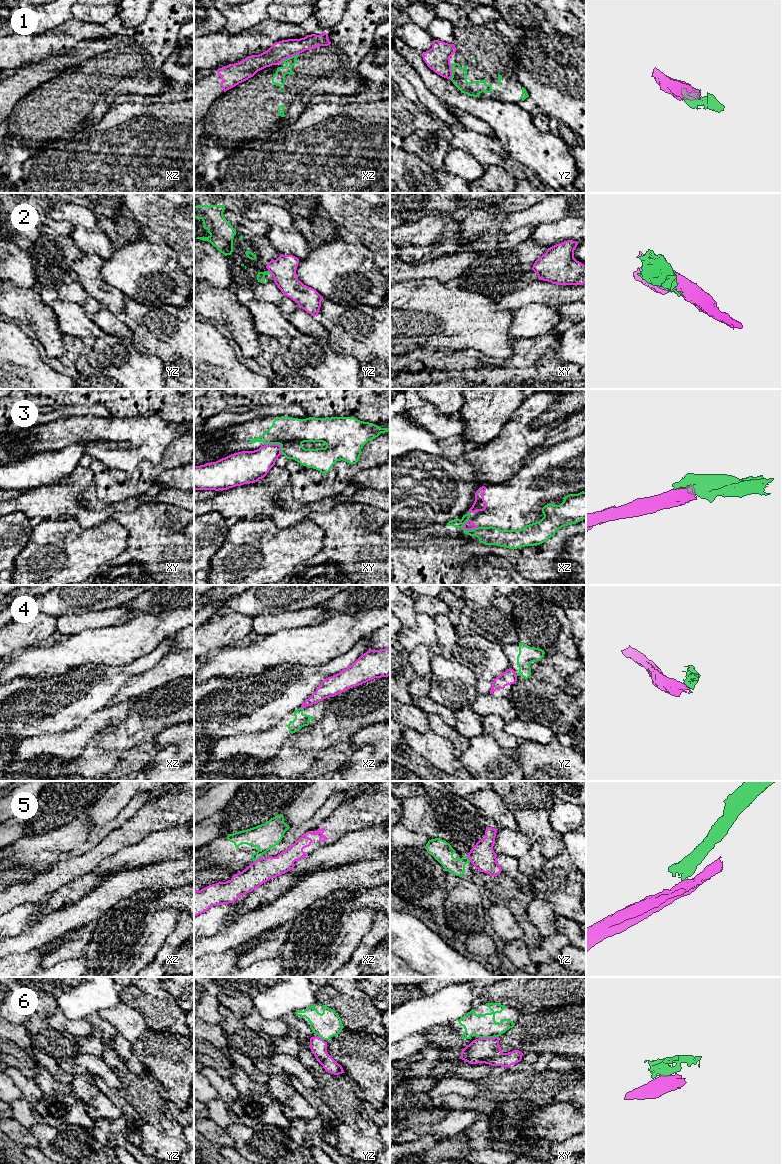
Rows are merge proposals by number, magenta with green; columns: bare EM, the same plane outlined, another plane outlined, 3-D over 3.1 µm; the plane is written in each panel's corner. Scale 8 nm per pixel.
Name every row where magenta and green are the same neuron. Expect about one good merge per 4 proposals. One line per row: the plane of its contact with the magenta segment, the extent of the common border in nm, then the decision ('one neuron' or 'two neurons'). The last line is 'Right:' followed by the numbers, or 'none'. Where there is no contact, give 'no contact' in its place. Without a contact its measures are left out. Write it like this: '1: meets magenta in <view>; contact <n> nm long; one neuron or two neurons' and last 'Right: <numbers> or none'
1: meets magenta in xz; contact 160 nm long; two neurons
2: meets magenta in yz; contact 40 nm long; two neurons
3: meets magenta in xy; contact 170 nm long; two neurons
4: meets magenta in xz; contact 30 nm long; two neurons
5: meets magenta in xz; contact 90 nm long; two neurons
6: meets magenta in xy; contact 160 nm long; two neurons
Right: none

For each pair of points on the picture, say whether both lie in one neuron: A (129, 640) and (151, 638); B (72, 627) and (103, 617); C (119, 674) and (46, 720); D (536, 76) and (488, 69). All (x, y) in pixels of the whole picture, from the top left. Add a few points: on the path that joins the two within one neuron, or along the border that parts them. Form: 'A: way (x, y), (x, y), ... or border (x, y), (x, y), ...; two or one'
A: way (134, 639), (146, 638); one
B: way (80, 622), (95, 619); one
C: way (101, 683), (93, 688), (84, 690), (64, 708); one
D: border (517, 65), (515, 73); two

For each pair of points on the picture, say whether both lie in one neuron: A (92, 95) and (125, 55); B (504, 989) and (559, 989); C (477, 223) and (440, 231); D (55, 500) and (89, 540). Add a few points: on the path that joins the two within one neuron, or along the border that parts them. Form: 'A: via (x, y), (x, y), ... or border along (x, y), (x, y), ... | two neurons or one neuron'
A: via (100, 85), (120, 65) | one neuron
B: via (518, 989), (545, 989) | one neuron
C: via (468, 227), (449, 223) | one neuron
D: border along (46, 518), (73, 518), (82, 527), (92, 527) | two neurons

